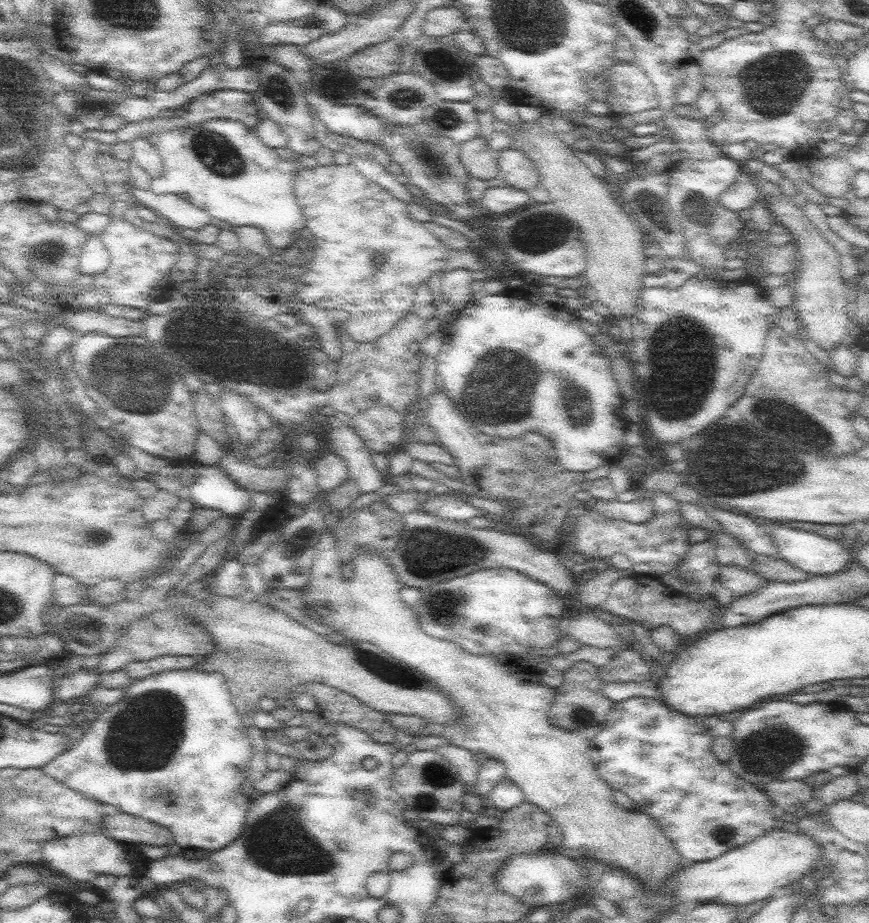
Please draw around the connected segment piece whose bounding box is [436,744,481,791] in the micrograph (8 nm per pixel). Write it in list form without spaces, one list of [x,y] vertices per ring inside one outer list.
[[[454,744],[438,746],[436,750],[457,768],[460,778],[464,781],[468,789],[472,791],[477,786],[481,760],[470,752],[470,750],[455,746]]]

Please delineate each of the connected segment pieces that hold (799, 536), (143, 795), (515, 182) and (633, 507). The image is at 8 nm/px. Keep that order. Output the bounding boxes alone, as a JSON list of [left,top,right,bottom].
[[770,524,853,576],[41,670,254,853],[496,146,540,191],[594,496,655,524]]

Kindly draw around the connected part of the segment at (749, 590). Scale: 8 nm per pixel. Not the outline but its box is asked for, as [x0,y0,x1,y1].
[718,566,767,599]

